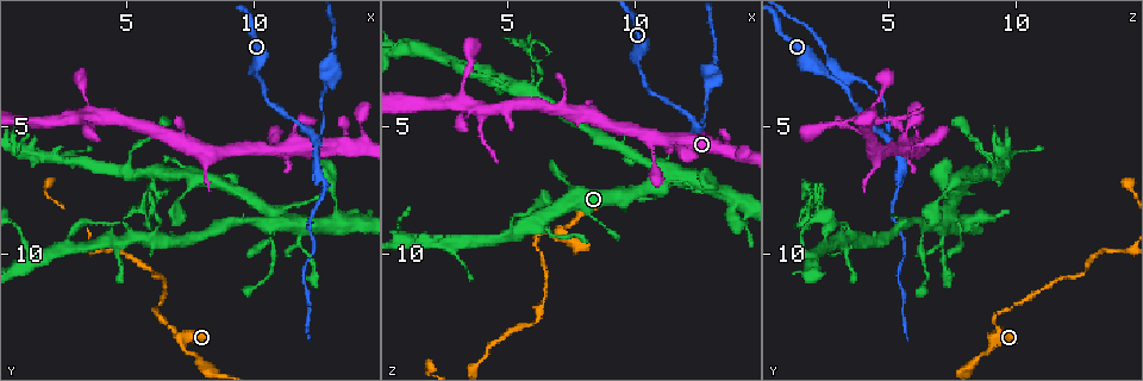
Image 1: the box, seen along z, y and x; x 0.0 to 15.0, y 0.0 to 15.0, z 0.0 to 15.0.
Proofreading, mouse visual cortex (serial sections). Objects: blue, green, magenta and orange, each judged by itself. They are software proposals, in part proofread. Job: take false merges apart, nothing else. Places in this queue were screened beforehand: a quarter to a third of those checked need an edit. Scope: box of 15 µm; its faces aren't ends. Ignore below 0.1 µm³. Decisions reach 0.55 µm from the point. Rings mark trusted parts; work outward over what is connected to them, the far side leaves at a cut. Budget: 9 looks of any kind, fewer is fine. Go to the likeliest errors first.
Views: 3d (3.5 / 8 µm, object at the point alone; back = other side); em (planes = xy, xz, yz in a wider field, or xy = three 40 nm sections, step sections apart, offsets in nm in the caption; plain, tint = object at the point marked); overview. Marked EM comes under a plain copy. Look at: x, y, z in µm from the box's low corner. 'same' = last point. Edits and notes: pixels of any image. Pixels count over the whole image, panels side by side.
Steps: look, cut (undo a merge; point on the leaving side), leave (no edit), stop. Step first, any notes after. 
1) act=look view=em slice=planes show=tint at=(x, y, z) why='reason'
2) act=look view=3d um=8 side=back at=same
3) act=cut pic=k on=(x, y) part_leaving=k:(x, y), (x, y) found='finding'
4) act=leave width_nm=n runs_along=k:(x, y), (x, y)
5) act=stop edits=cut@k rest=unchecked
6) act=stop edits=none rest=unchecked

act=look view=3d um=3.5 at=(6.2, 8.4, 2.4)

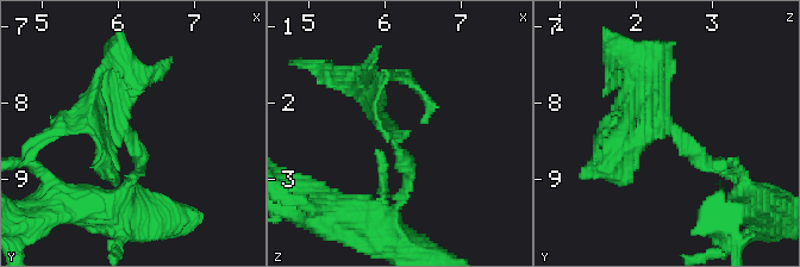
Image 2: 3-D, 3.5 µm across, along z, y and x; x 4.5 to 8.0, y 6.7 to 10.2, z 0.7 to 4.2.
act=look view=em slice=planes show=tint at=(6.10, 8.40, 2.50) why='shape alone is not enough'

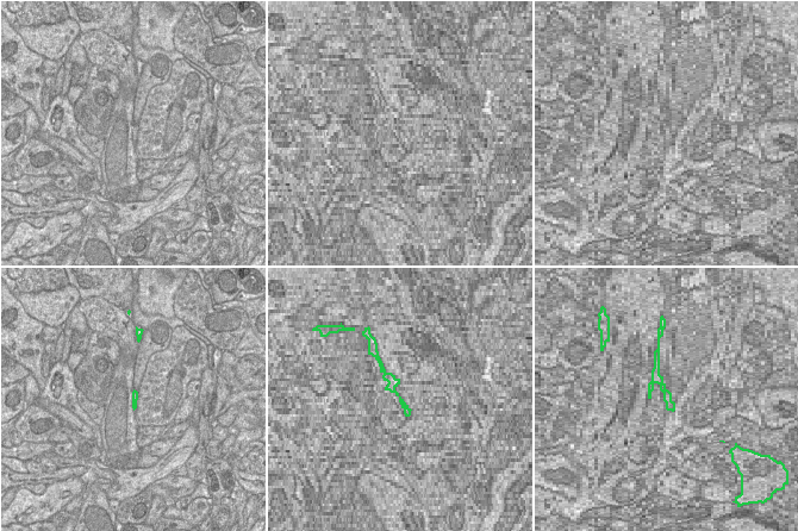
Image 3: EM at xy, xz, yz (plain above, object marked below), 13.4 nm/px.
act=cut pic=2 on=(633, 155) part_leaving=2:(664, 117), (616, 54), (610, 66) found='two cells meet here'

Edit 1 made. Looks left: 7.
act=look view=overview

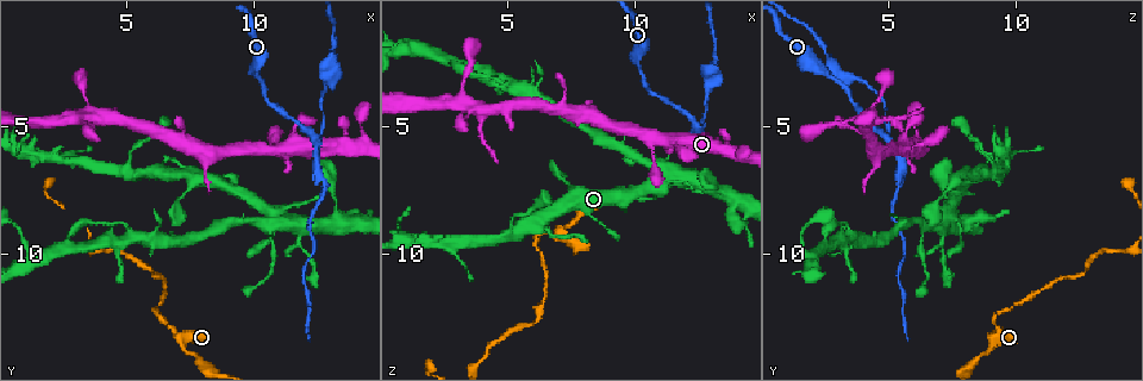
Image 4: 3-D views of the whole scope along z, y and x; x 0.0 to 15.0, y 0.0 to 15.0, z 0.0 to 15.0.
act=look view=3d um=3.5 at=(10.7, 9.4, 6.3)

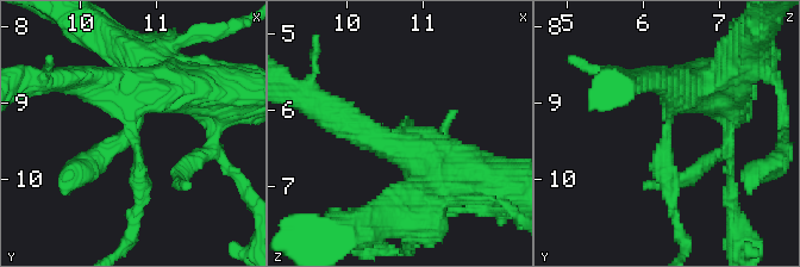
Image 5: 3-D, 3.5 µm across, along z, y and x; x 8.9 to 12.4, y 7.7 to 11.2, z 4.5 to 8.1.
act=look view=em slice=xy step=5 show=tint at=(10.65, 9.35, 6.30)

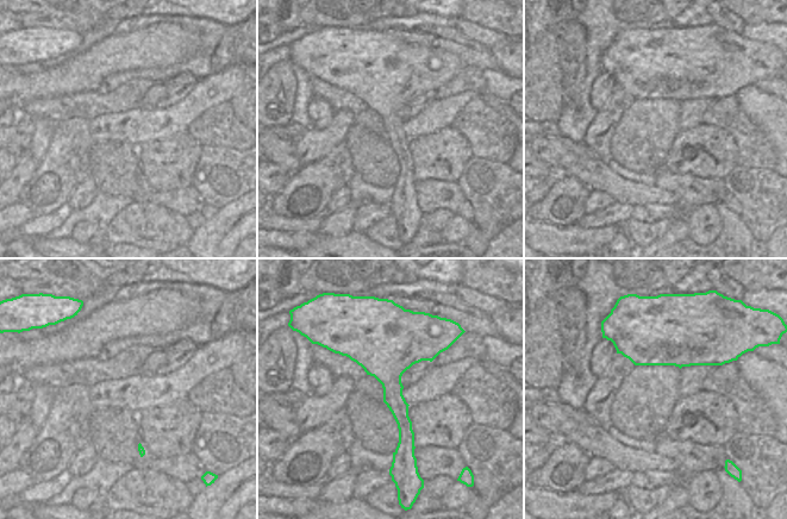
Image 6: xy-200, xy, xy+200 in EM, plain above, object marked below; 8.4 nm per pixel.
act=leave runs_along=5:(168, 85), (131, 103), (138, 209) found='one cell here'

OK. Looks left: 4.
act=look view=3d um=3.5 side=back at=(12.3, 5.4, 4.9) why='branch point'

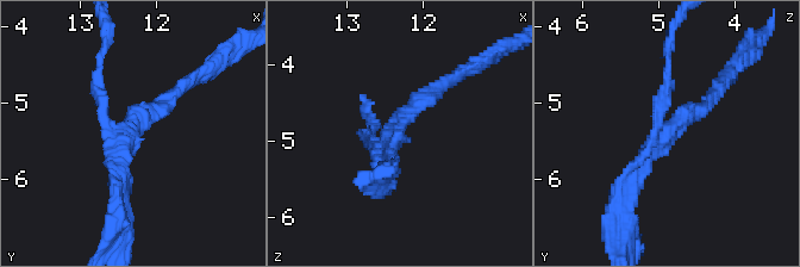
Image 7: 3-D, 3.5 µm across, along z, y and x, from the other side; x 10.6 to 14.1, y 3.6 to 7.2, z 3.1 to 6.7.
act=look view=em slice=xy step=5 show=tint at=(12.35, 5.40, 4.90) arms=3 arm_widths_nm=200,200,200 why='shape alone is not enough'

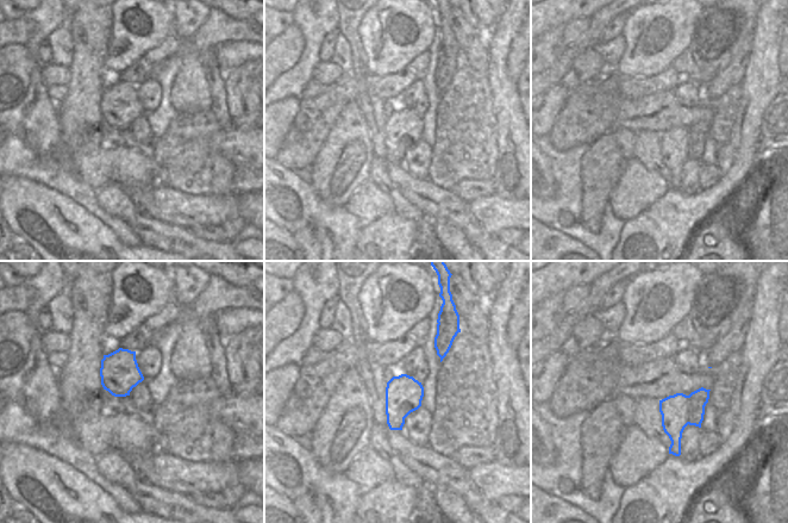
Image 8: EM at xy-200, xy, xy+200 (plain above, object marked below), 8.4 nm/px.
act=cut pic=7 on=(376, 174) part_leaving=7:(110, 125), (99, 93), (106, 35) found='two cells meet here'

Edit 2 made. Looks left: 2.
act=stop edits=cut@2,cut@7 rest=unchecked

